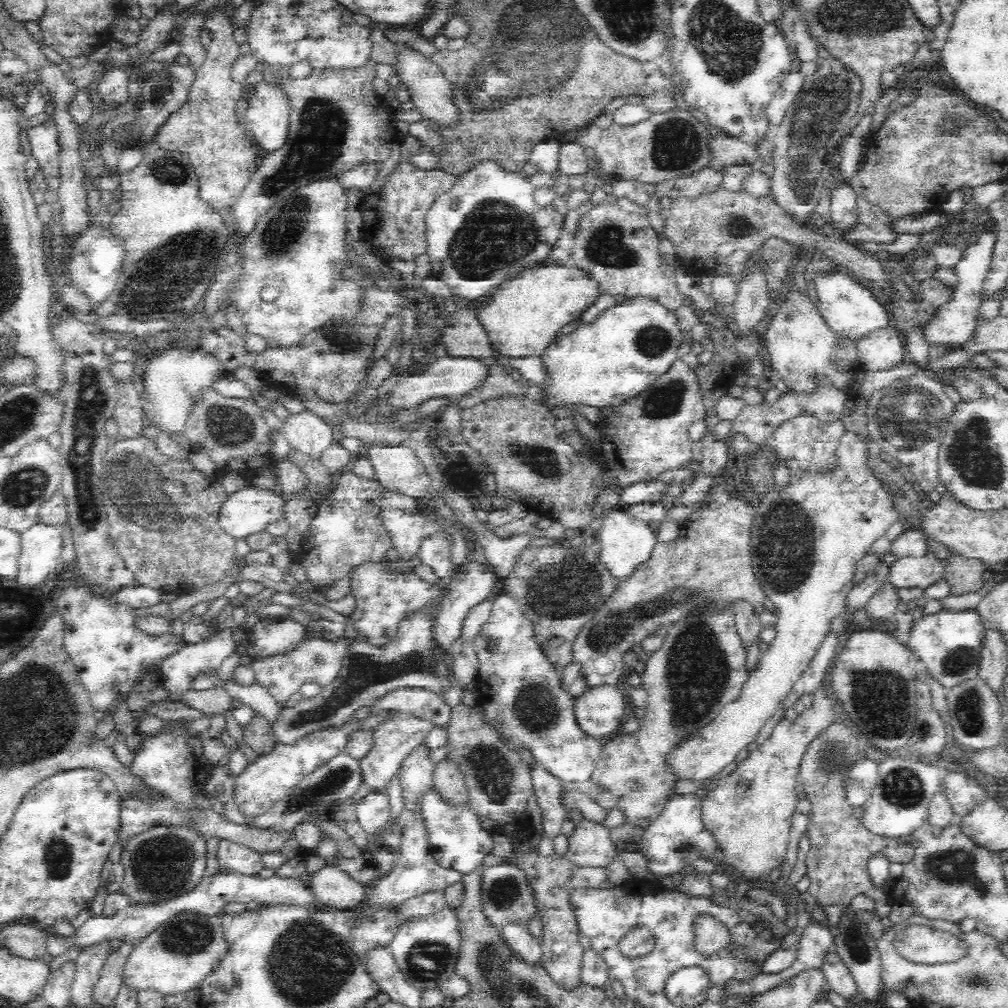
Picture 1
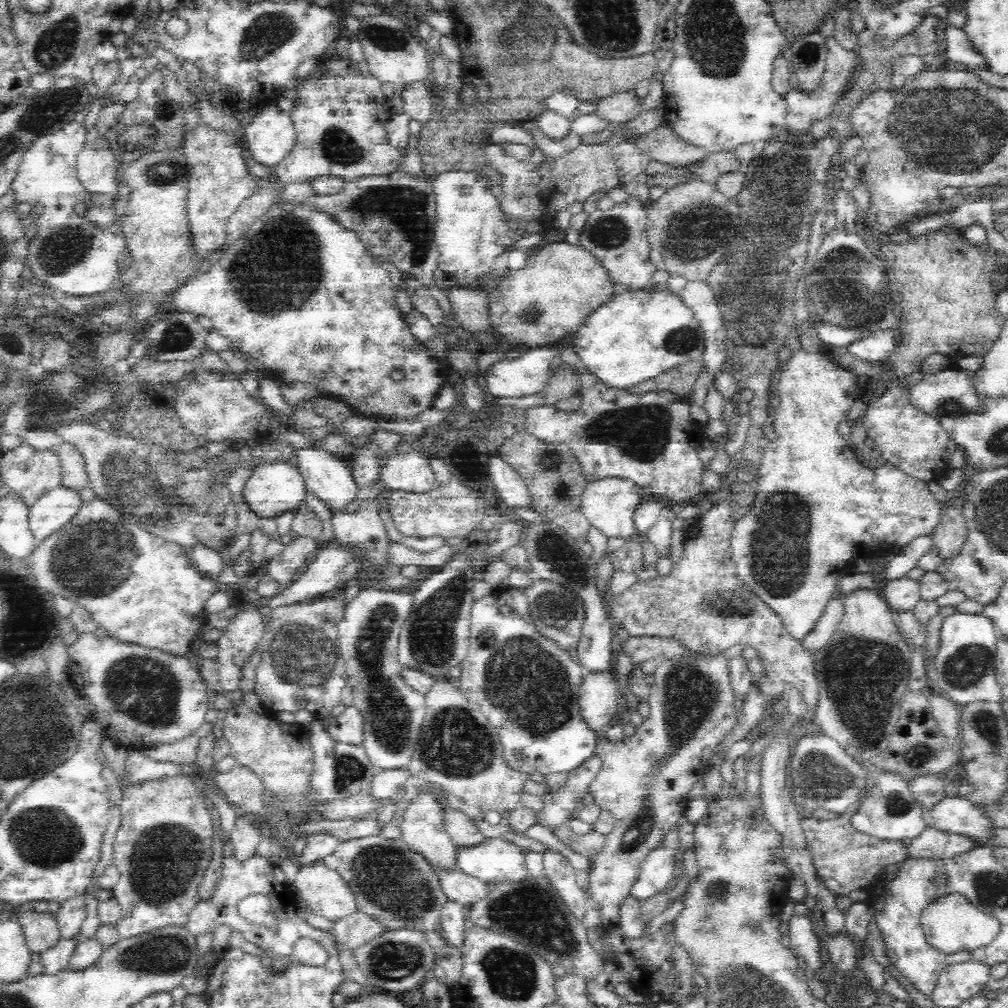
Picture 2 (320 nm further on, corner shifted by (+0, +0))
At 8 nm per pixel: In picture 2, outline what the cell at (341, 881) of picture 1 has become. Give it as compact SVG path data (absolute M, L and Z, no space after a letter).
M317 861L299 868L292 887L308 910L334 923L358 911L355 894L339 872Z

